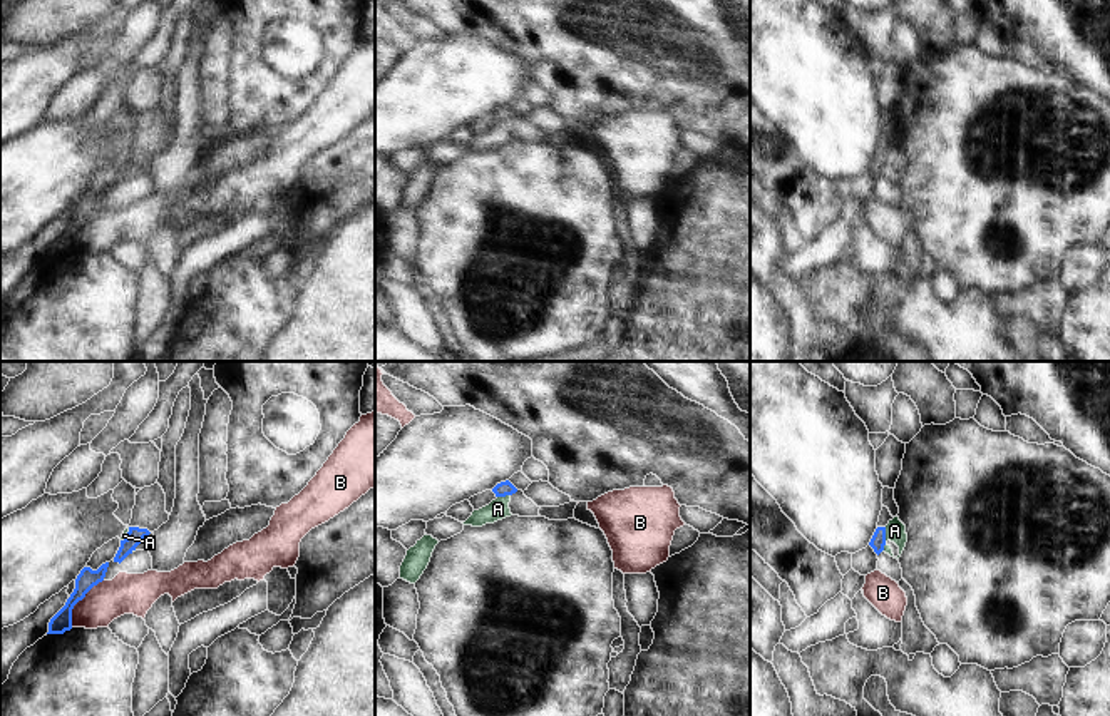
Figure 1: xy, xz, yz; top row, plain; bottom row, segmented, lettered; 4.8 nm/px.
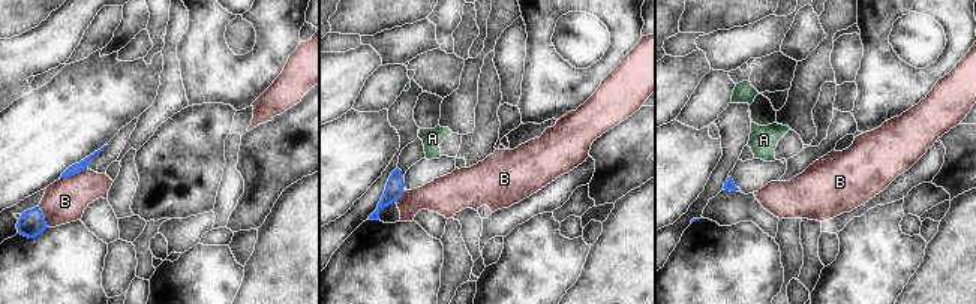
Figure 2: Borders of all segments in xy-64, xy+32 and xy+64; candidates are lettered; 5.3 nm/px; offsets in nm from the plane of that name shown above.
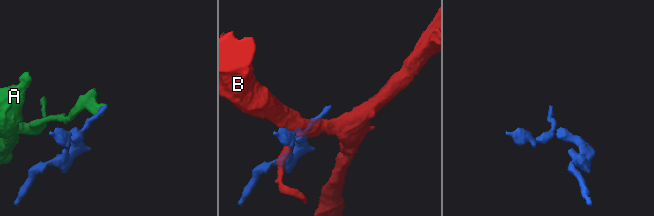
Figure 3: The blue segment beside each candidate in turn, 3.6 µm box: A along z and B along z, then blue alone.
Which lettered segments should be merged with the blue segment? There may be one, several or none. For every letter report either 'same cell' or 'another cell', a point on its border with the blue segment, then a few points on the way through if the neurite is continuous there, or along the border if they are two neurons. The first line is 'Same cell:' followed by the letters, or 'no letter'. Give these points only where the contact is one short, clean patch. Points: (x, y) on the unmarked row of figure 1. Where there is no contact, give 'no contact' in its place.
Same cell: no letter
A: another cell; meets blue in yz at (884, 159); border along yz (884, 153), (886, 166)
B: another cell; meets blue in xy at (77, 226)

